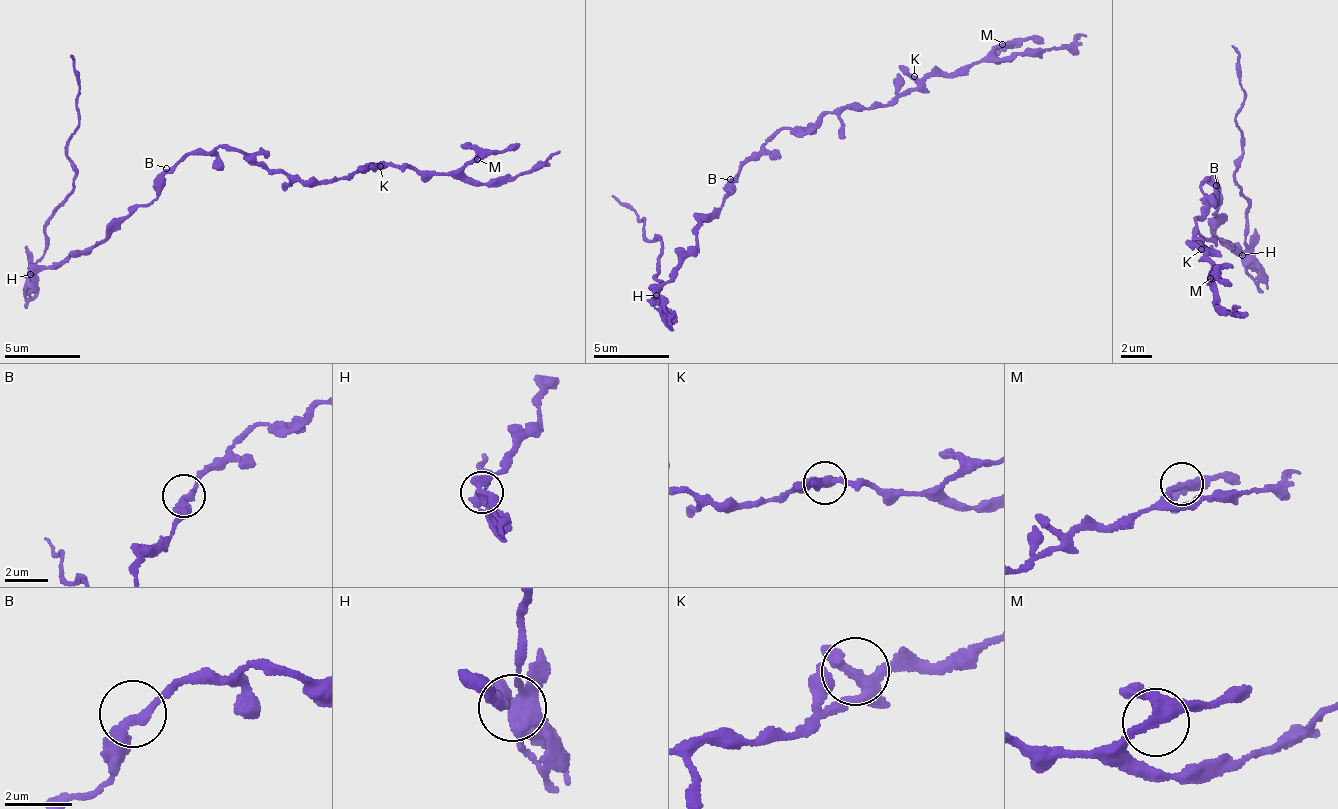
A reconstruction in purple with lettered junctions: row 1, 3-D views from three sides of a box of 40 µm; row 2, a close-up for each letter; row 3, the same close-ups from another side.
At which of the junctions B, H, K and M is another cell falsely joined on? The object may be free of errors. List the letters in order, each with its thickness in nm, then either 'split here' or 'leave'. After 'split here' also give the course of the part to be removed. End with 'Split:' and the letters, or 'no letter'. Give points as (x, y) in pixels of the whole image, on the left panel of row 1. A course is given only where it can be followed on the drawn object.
B: calibre 280 nm; leave
H: calibre 360 nm; split here; course (30, 274), (44, 251), (51, 211), (72, 190), (75, 175), (66, 160), (66, 142), (79, 122), (69, 56)
K: calibre 320 nm; leave
M: calibre 320 nm; leave
Split: H

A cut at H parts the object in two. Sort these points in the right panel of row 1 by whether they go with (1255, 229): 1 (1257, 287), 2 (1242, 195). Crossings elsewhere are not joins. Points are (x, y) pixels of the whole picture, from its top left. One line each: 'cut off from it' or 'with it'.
1: with it
2: with it

